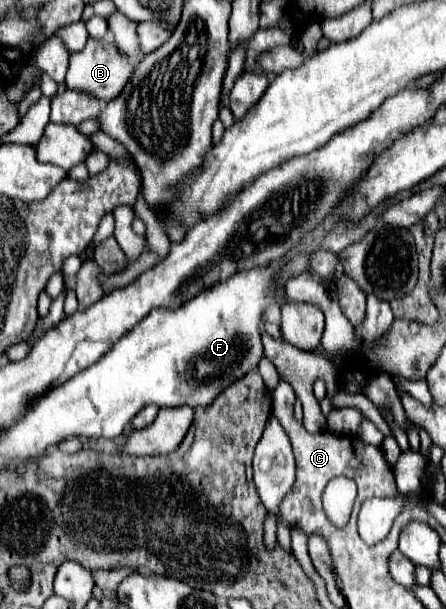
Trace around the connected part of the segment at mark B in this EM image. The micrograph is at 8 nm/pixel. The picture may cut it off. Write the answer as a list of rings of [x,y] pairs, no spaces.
[[[89,38],[87,46],[81,52],[71,54],[69,72],[67,72],[65,82],[67,82],[67,88],[83,90],[83,92],[95,94],[97,98],[109,102],[115,96],[119,96],[119,92],[125,88],[127,80],[131,78],[131,72],[135,72],[135,64],[131,64],[129,56],[123,56],[123,52],[119,52],[113,42]]]

